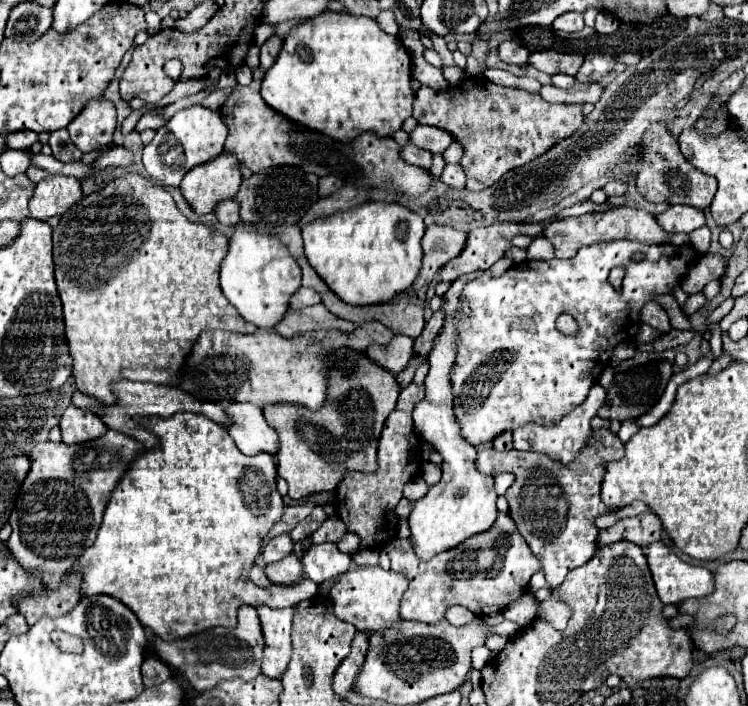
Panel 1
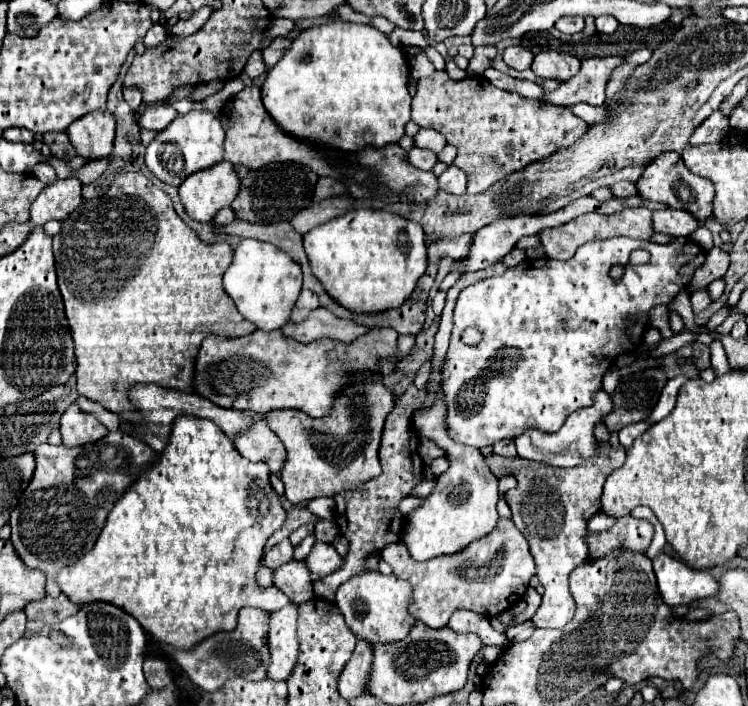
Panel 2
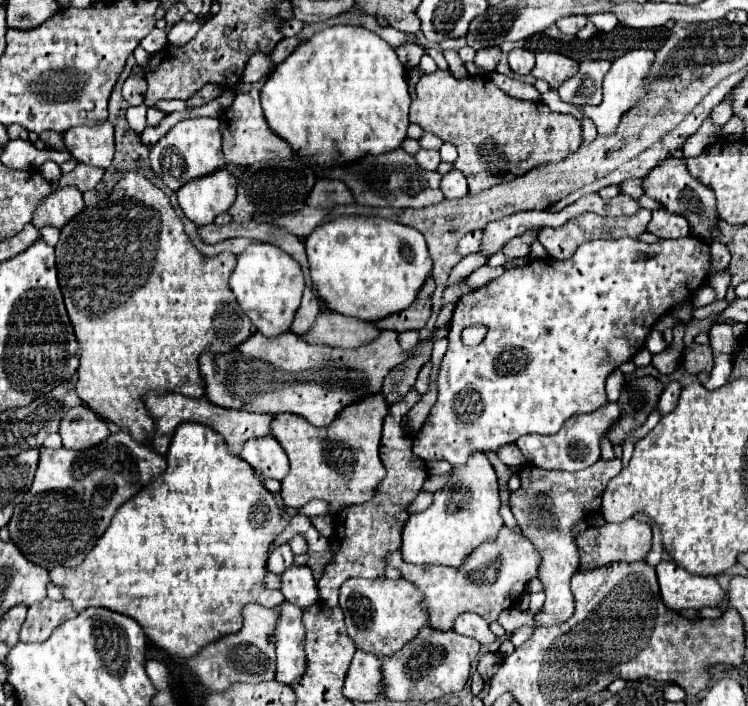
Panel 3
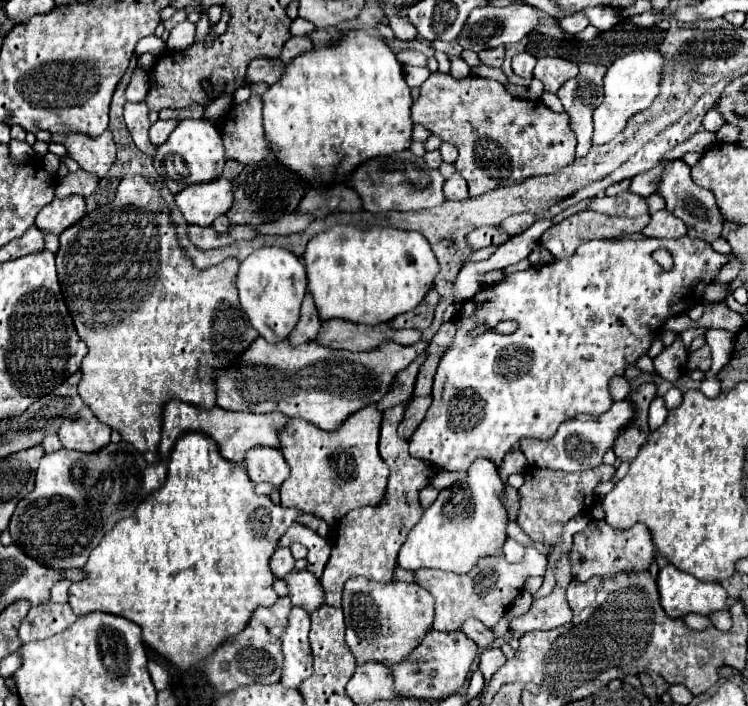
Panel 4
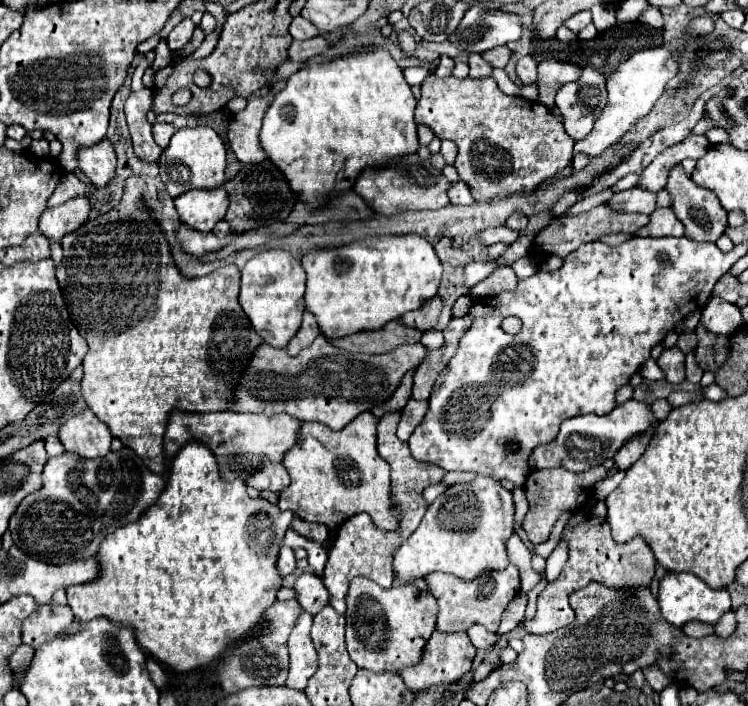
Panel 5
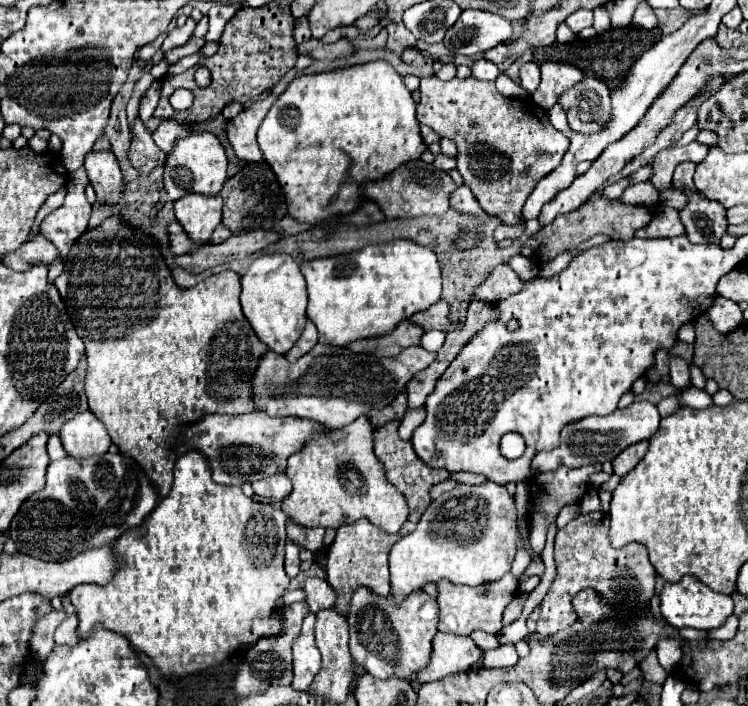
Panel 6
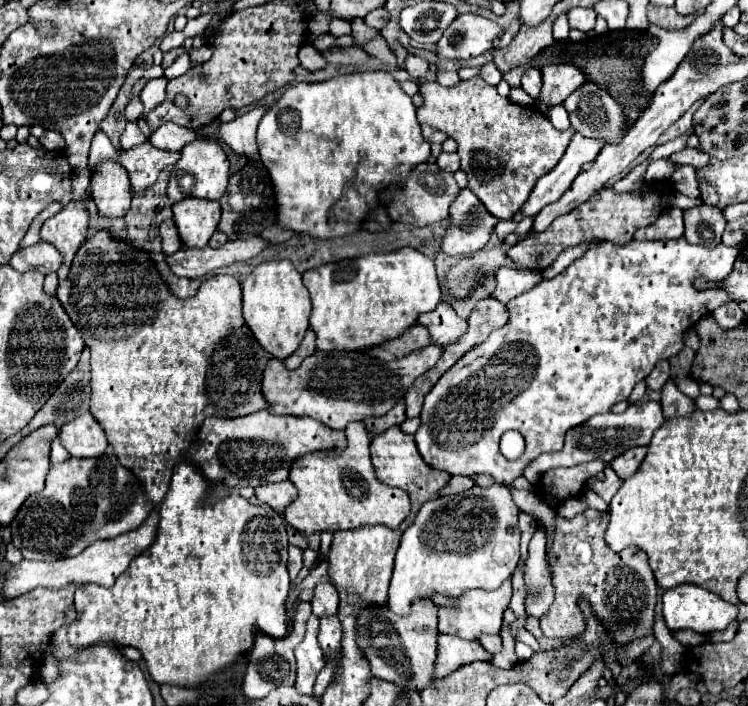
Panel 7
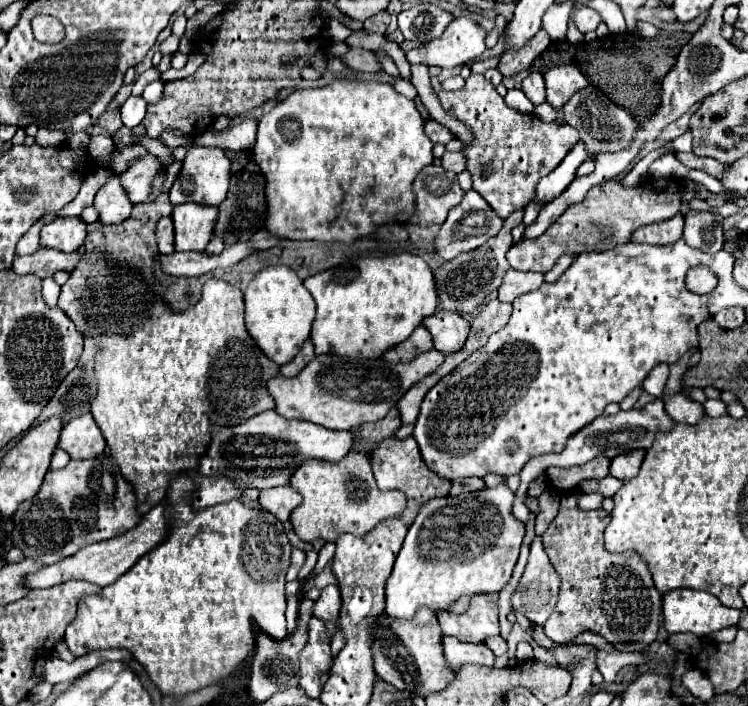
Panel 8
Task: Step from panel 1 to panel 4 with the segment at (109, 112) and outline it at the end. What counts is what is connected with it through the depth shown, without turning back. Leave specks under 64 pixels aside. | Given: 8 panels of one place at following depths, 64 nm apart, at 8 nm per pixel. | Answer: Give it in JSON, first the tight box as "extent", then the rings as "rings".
{"extent":[52,130,116,178],"rings":[[[106,130],[100,138],[88,138],[82,134],[52,134],[52,142],[66,146],[70,158],[74,158],[82,170],[106,178],[110,166],[116,160],[116,144],[112,140],[112,132]]]}

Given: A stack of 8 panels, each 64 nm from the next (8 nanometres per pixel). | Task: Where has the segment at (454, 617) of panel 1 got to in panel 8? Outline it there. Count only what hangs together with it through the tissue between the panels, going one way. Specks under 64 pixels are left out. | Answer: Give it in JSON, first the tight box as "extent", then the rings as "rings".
{"extent":[485,636,507,656],"rings":[[[494,636],[485,641],[485,644],[492,650],[495,656],[504,655],[507,652],[507,643],[501,636]]]}

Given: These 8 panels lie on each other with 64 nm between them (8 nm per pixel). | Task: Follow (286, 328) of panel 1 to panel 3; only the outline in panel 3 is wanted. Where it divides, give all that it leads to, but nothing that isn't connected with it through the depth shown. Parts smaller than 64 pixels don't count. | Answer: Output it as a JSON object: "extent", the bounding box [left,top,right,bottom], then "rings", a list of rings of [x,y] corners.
{"extent":[302,310,380,348],"rings":[[[322,310],[316,318],[314,328],[302,336],[308,344],[328,344],[338,348],[360,348],[368,342],[372,342],[380,330],[370,324],[362,322],[358,318],[340,316],[328,310]]]}

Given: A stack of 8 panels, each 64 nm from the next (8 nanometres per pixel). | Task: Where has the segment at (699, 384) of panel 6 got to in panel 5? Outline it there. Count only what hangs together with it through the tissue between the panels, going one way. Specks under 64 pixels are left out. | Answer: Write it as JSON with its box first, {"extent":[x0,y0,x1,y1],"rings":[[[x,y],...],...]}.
{"extent":[685,349,704,384],"rings":[[[695,349],[686,355],[685,368],[686,380],[694,384],[699,384],[704,371],[698,366],[695,360]]]}

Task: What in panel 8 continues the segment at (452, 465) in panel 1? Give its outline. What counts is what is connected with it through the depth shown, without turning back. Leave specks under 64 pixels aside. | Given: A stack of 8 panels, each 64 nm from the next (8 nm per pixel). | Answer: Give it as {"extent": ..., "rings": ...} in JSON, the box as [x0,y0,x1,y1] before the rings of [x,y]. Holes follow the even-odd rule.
{"extent":[384,484,526,620],"rings":[[[506,484],[476,494],[430,500],[410,526],[404,546],[396,556],[394,570],[386,582],[384,614],[390,620],[410,620],[424,606],[434,614],[440,614],[450,610],[450,606],[462,596],[502,592],[512,578],[520,544],[526,534],[525,525],[512,516],[513,500],[514,493]],[[478,500],[484,500],[486,504],[480,508],[480,504],[474,504]],[[492,532],[496,532],[496,536],[492,536]],[[446,544],[450,544],[450,556],[446,550],[440,550]],[[464,544],[468,544],[466,548],[470,554],[458,558],[458,550]],[[482,544],[486,546],[480,548]]]}

